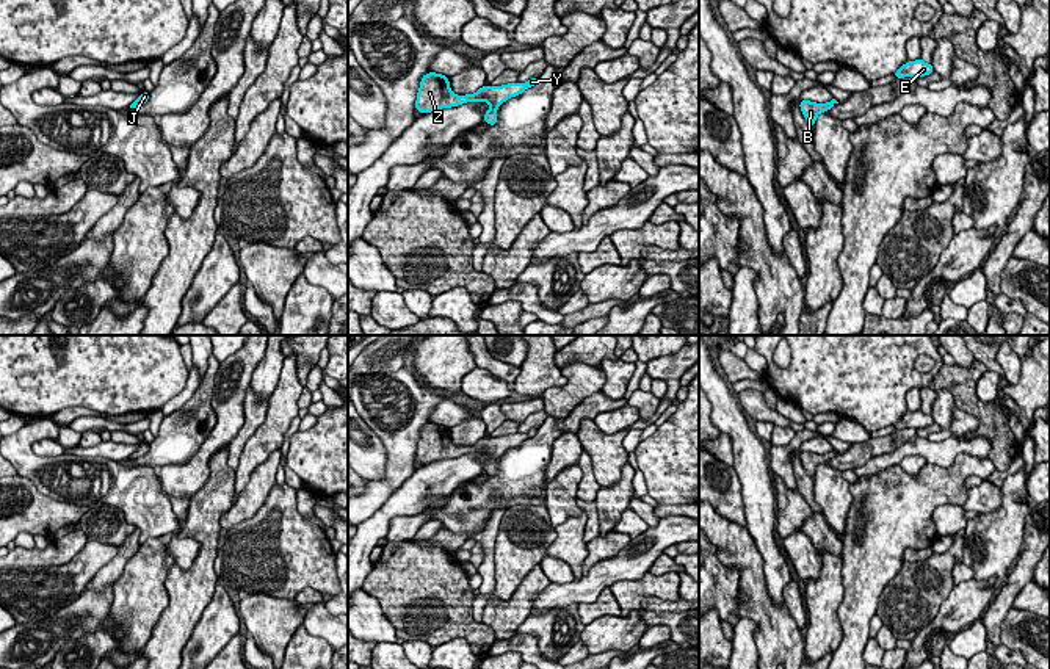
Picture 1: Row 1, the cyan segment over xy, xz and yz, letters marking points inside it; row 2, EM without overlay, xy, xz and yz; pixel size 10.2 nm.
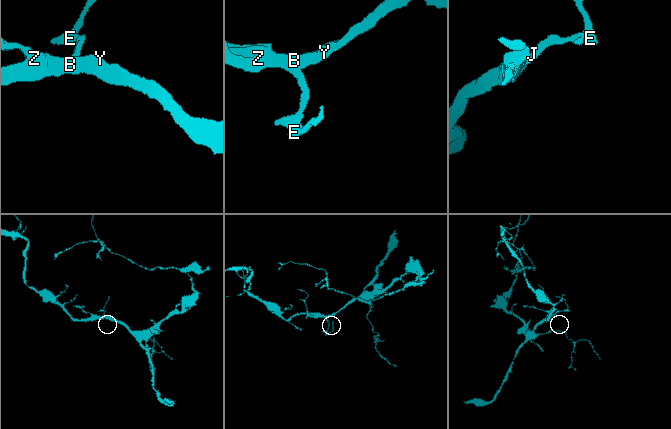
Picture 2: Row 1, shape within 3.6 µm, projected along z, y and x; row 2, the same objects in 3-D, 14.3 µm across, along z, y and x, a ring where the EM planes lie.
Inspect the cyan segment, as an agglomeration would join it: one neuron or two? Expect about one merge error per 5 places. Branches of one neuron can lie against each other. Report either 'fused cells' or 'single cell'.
single cell

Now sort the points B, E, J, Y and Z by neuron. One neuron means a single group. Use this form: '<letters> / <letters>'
B E J Y Z

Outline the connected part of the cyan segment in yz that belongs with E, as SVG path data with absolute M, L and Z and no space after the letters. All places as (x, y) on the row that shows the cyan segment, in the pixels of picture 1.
M921 58L915 61L904 63L893 75L895 78L904 78L904 77L926 77L932 74L932 64L925 63Z

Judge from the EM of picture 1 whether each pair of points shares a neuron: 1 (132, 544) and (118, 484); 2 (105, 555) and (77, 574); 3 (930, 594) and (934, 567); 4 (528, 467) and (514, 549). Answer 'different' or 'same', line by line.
1: different
2: same
3: same
4: different

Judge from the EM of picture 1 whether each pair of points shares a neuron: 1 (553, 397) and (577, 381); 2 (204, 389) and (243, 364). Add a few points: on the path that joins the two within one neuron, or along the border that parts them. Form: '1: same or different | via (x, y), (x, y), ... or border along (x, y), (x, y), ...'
1: same | via (560, 397), (571, 387)
2: different | border along (220, 364), (212, 395), (215, 419)

